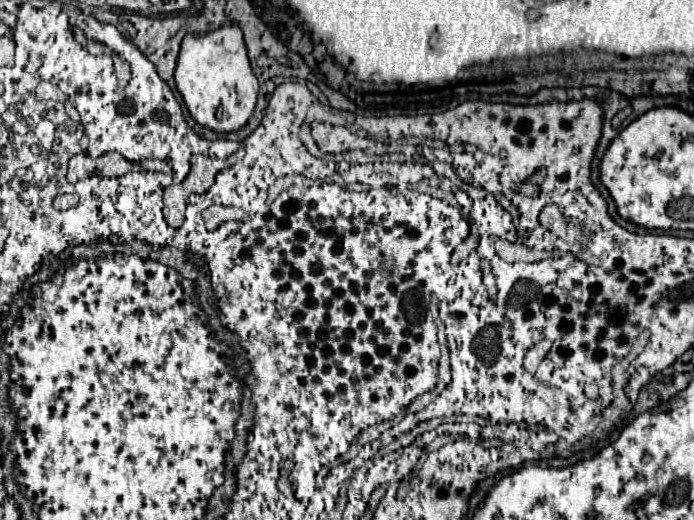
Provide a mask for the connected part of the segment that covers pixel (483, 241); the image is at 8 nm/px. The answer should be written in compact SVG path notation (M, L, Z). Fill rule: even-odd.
M487 234L480 236L477 251L480 252L481 257L489 261L491 268L494 264L494 258L500 258L494 250L494 243Z

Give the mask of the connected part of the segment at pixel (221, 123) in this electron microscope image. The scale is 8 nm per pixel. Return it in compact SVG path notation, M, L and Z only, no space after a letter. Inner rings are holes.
M236 24L204 36L188 34L182 40L174 78L188 112L200 126L212 132L234 132L248 124L258 98L258 78L250 68L244 38Z

